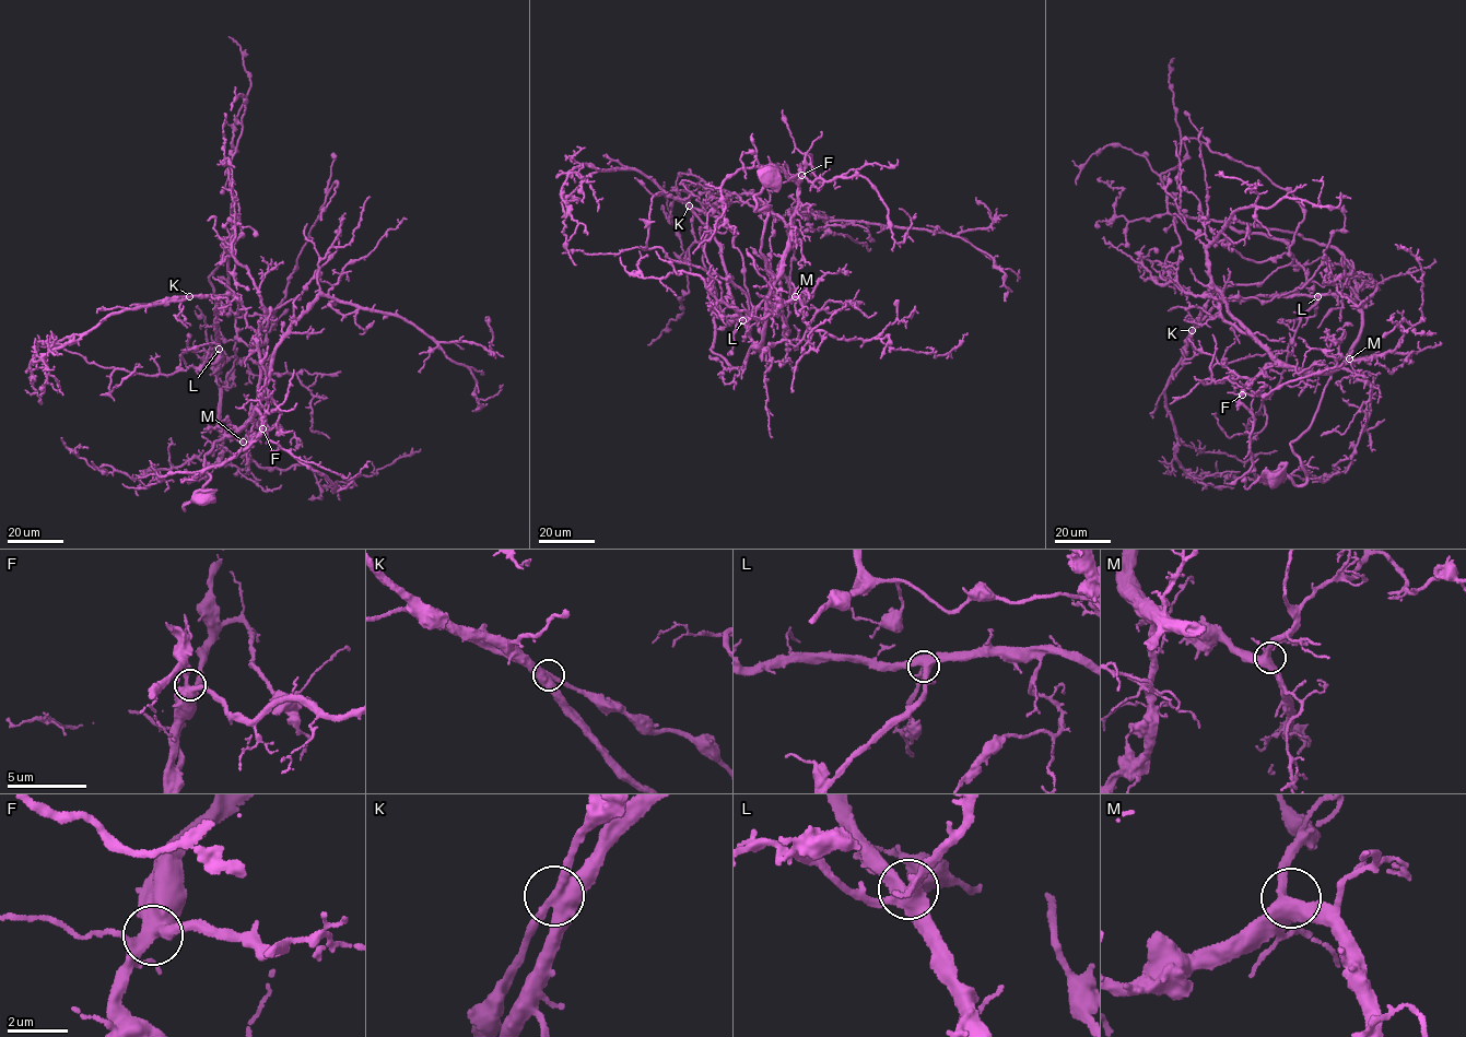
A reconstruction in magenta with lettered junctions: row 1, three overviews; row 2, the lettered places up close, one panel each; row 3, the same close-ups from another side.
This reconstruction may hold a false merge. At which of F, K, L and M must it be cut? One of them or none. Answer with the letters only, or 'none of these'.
none of these

